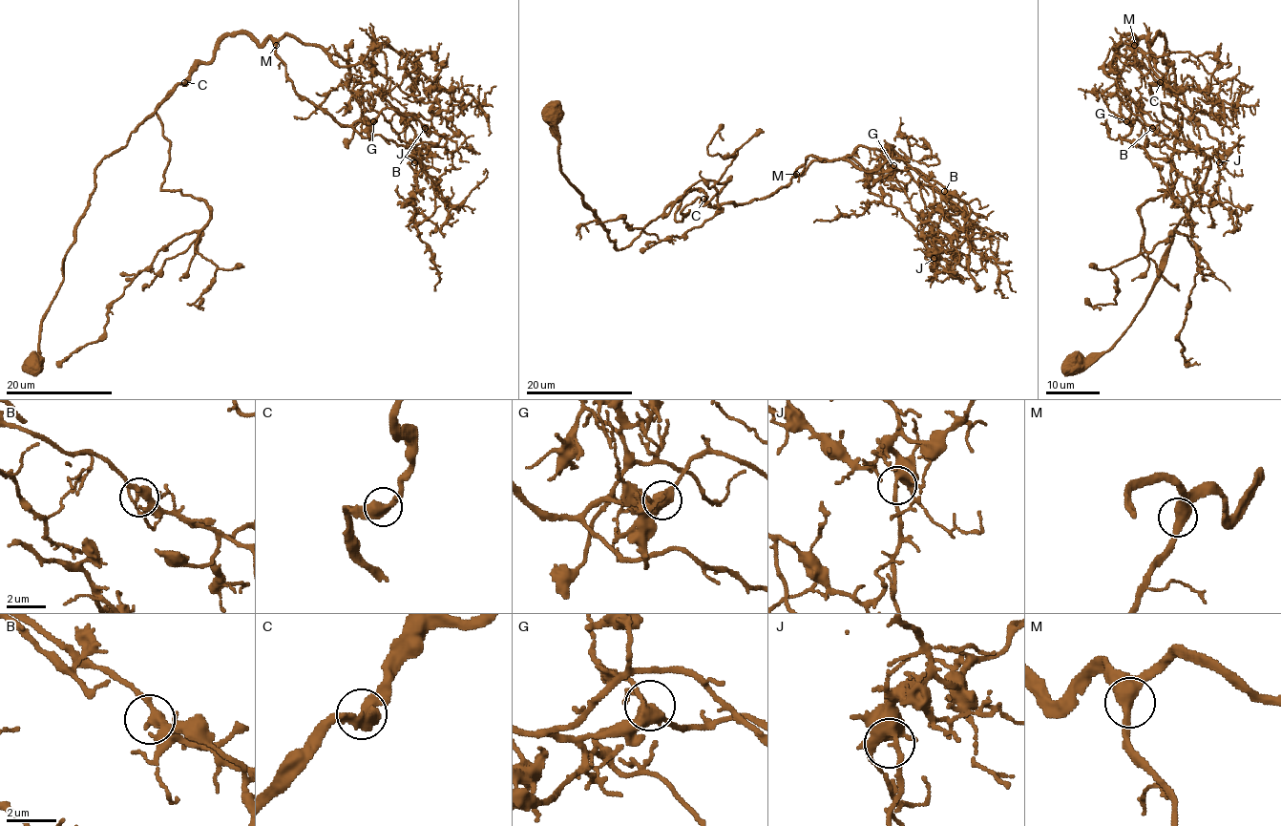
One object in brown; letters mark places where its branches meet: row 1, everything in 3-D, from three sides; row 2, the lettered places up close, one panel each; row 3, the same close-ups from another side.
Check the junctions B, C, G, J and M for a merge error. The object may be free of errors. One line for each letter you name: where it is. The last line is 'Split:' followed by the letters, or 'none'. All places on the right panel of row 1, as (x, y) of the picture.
Split: none

